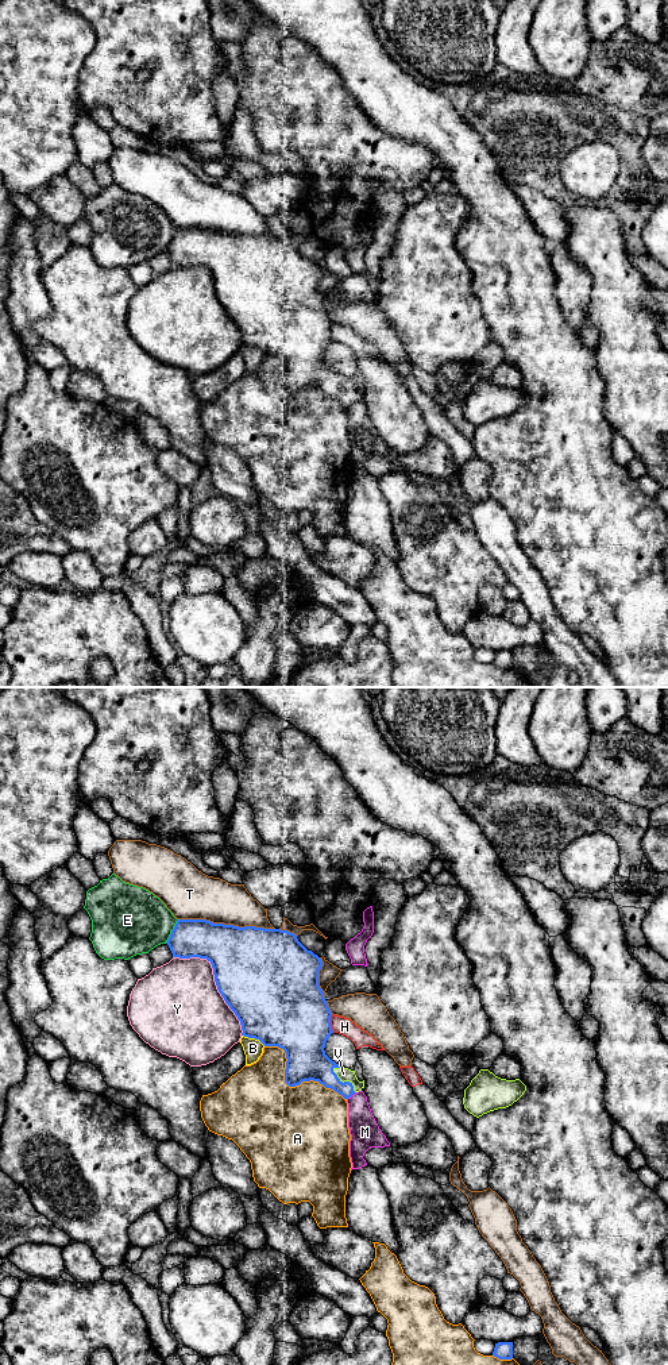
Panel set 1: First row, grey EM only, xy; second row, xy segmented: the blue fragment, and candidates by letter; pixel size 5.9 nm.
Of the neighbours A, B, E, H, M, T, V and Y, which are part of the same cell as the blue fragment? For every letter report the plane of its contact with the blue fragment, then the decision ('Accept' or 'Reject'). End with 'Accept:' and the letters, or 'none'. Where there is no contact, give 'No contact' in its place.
A: Touches blue in xy. Reject
B: Touches blue in xy. Reject
E: Touches blue in xy. Reject
H: Touches blue in xy. Reject
M: Touches blue in xy. Reject
T: Touches blue in xy. Reject
V: Touches blue in xy. Accept
Y: Touches blue in xy. Reject
Accept: V

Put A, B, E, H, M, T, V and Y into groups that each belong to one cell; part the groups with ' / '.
A / B / E / H / M / T / V / Y

